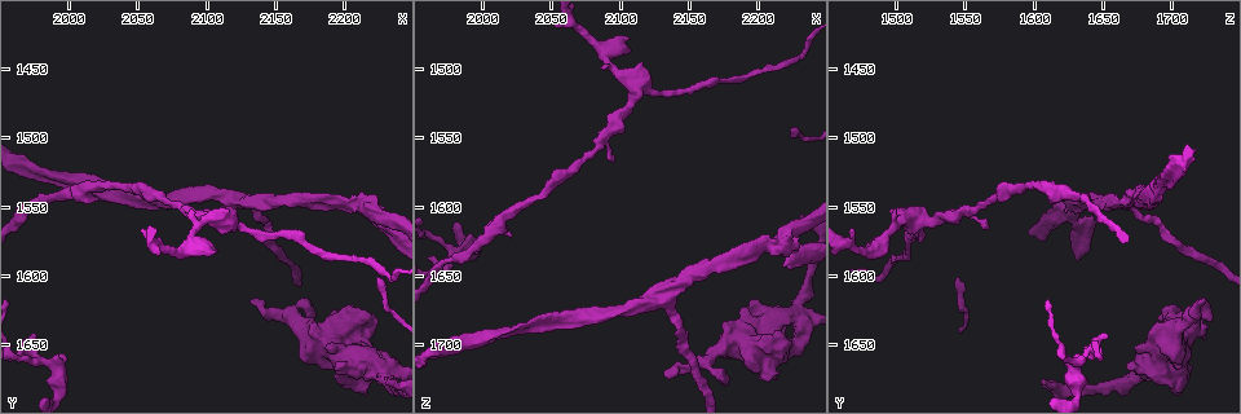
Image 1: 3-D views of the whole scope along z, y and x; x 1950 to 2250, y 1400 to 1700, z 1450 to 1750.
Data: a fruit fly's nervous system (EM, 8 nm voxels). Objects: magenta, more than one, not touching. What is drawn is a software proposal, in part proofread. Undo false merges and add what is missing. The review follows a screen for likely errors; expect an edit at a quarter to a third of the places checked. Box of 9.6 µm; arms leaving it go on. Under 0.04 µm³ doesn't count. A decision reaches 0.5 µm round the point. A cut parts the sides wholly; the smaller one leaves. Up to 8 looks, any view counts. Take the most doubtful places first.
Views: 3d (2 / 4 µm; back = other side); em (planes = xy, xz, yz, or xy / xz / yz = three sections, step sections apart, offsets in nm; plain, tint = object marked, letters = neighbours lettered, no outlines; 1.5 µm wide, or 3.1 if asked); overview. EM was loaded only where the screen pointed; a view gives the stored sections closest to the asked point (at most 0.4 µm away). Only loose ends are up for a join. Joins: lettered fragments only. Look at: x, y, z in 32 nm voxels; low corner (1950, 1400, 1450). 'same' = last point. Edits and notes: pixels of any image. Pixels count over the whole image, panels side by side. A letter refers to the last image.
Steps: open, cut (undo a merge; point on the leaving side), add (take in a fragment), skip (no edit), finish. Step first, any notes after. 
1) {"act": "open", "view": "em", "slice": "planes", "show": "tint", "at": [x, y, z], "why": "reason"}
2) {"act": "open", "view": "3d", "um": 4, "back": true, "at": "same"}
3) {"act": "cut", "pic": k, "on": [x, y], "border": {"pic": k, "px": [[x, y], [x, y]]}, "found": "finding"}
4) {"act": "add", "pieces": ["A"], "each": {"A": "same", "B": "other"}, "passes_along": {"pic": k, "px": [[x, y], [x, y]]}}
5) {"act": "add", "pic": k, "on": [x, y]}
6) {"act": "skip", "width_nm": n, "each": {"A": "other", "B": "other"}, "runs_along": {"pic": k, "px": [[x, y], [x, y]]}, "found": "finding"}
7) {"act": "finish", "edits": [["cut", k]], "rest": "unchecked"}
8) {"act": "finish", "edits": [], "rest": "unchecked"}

{"act": "open", "view": "em", "slice": "planes", "show": "plain", "at": [2096, 1564, 1564], "why": "branch stops here"}

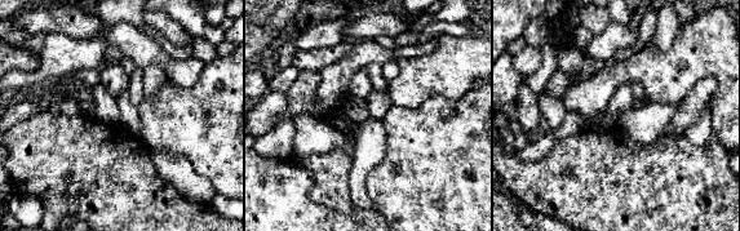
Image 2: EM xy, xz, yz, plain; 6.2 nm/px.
{"act": "open", "view": "em", "slice": "planes", "show": "tint", "at": "same", "why": "where the object lies"}

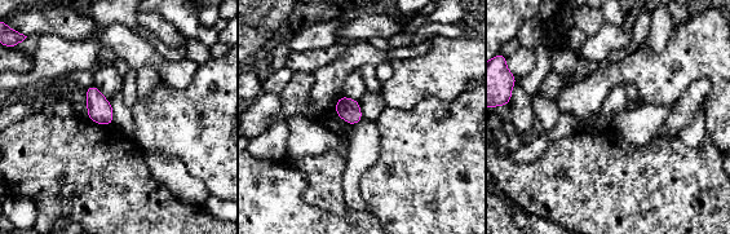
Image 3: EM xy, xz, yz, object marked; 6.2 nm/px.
{"act": "open", "view": "em", "slice": "planes", "show": "letters", "at": "same"}

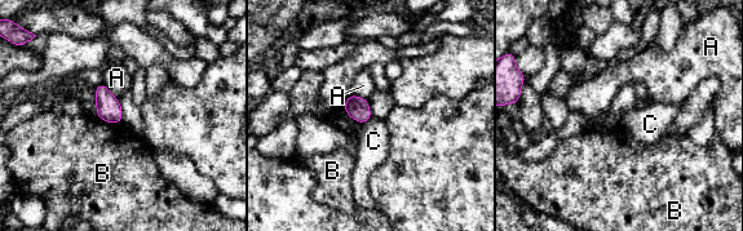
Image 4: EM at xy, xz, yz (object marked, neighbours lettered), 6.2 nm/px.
{"act": "skip", "each": {"A": "other", "B": "other", "C": "other"}, "border": {"pic": 4, "px": [[104, 81], [118, 100]]}, "found": "no lettered fragment goes on from it"}

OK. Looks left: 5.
{"act": "open", "view": "em", "slice": "yz", "step": 4, "show": "tint", "at": [1974, 1644, 1656], "why": "branch stops here"}

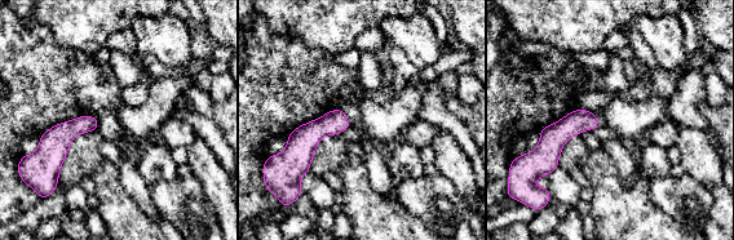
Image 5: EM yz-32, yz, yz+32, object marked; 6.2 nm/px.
{"act": "open", "view": "em", "slice": "planes", "show": "letters", "at": "same", "why": "cut it another way"}

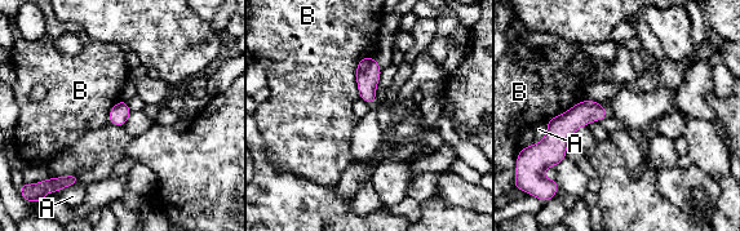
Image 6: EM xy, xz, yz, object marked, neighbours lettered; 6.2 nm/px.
{"act": "skip", "longest_contact_nm": ["B", 280], "each": {"A": "other", "B": "other"}, "found": "no lettered fragment goes on from it"}

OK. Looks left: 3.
{"act": "open", "view": "3d", "um": 2, "at": [2106, 1582, 1478]}

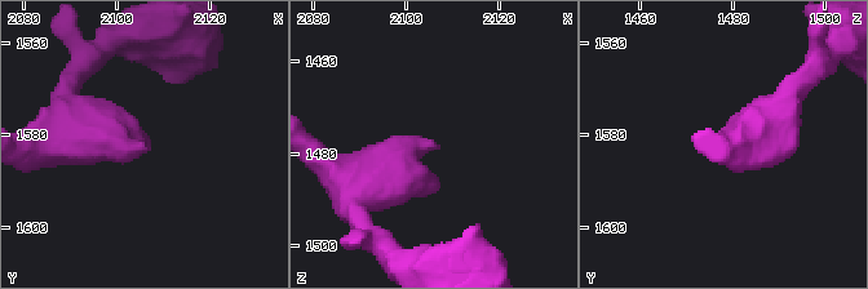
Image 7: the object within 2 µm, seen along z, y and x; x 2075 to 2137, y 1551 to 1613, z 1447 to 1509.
{"act": "open", "view": "em", "slice": "xy", "step": 8, "show": "tint", "at": [2106, 1582, 1478], "why": "need the tissue"}

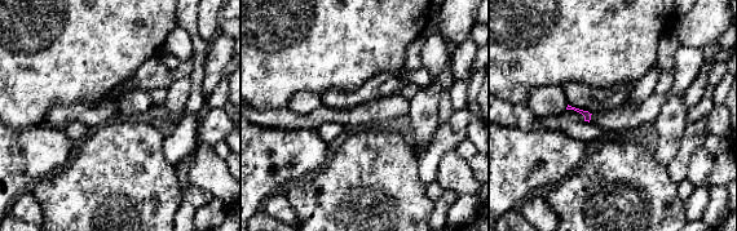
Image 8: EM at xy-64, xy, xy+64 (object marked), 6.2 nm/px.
{"act": "open", "view": "em", "slice": "planes", "show": "letters", "at": "same", "why": "another direction"}

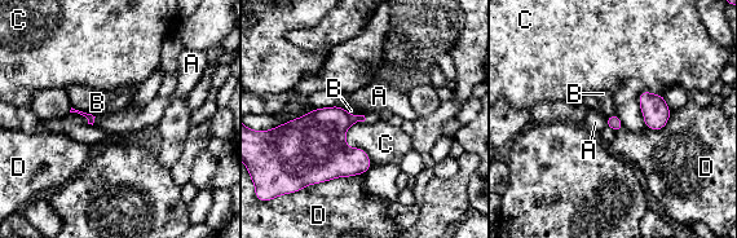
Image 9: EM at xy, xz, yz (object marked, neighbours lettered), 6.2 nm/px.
{"act": "skip", "longest_contact_nm": ["D", 360], "each": {"A": "other", "B": "other", "C": "other", "D": "other"}, "border": {"pic": 9, "px": [[71, 106], [91, 113], [95, 117]]}, "found": "none of them fits"}

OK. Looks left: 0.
{"act": "finish", "edits": [], "rest": "unchecked"}

